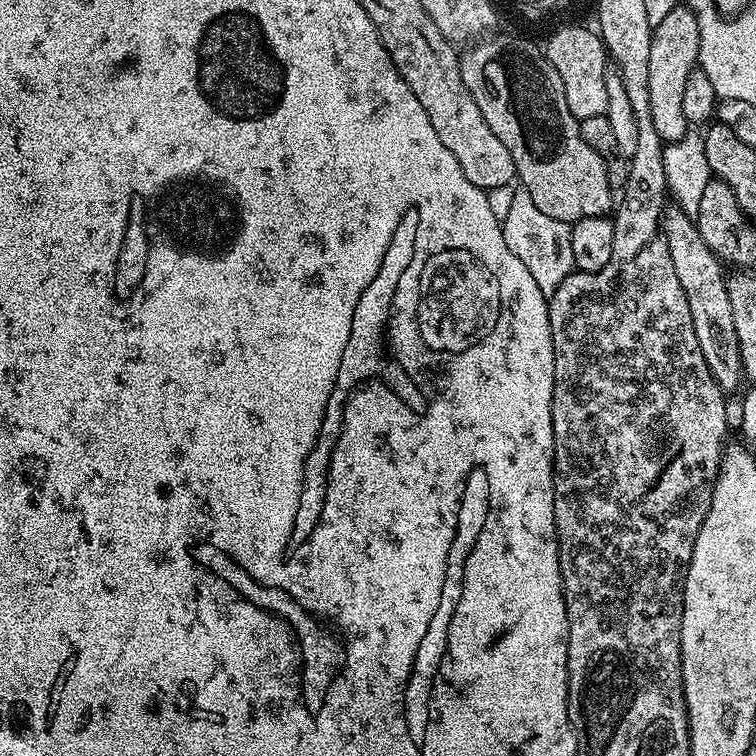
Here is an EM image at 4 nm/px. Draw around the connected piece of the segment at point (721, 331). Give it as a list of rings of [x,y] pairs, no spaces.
[[[665,207],[664,233],[670,246],[670,259],[674,262],[674,274],[678,274],[678,282],[682,282],[682,294],[686,294],[686,302],[690,302],[690,318],[694,318],[694,334],[698,334],[698,346],[702,346],[706,366],[710,366],[710,374],[718,386],[725,393],[732,394],[740,380],[742,384],[742,369],[738,330],[734,330],[725,265],[714,254],[714,250],[702,242],[702,234],[698,234],[695,219],[680,207]]]

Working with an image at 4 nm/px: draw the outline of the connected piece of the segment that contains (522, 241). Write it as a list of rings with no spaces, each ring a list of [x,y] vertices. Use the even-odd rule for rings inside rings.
[[[522,187],[516,188],[514,203],[510,205],[510,211],[502,223],[506,246],[514,250],[514,258],[519,258],[526,265],[526,270],[530,270],[538,290],[542,290],[544,296],[552,296],[554,290],[562,286],[562,278],[569,276],[576,268],[574,246],[570,246],[571,227],[566,222],[558,222],[558,218],[550,218],[542,210],[538,210],[528,191]]]

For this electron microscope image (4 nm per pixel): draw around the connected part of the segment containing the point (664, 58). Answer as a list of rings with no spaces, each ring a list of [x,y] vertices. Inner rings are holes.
[[[678,6],[653,27],[650,42],[650,118],[665,142],[680,140],[690,131],[686,114],[682,114],[682,98],[686,94],[686,78],[697,68],[699,59],[698,18],[691,8]]]

